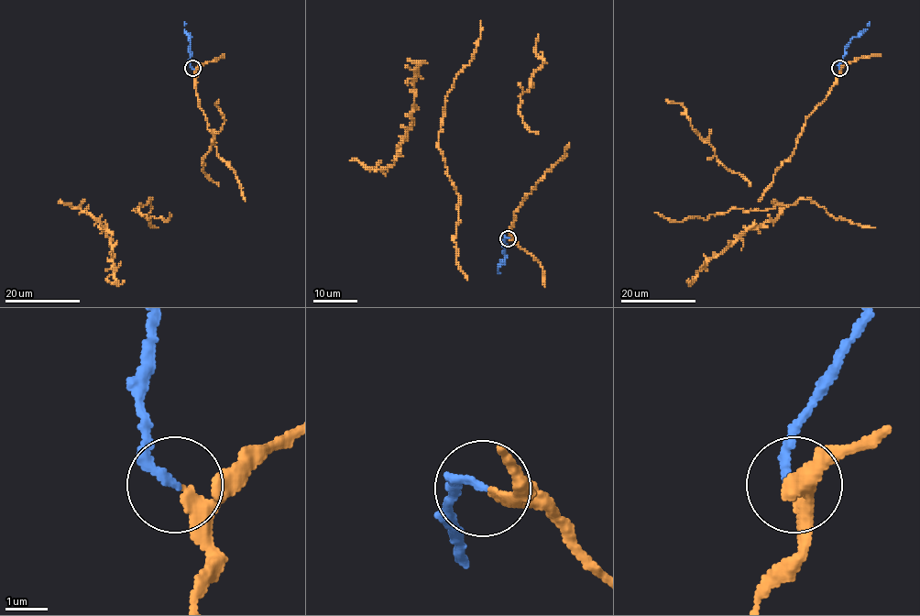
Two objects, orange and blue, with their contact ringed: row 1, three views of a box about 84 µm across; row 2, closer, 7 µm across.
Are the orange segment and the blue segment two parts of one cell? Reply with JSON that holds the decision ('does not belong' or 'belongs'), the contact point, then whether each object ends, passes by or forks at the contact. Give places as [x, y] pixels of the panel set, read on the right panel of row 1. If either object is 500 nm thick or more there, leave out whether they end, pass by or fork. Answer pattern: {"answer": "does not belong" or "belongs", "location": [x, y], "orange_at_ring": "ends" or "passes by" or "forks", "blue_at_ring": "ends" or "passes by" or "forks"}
{"answer": "belongs", "location": [839, 68], "orange_at_ring": "passes by", "blue_at_ring": "ends"}

